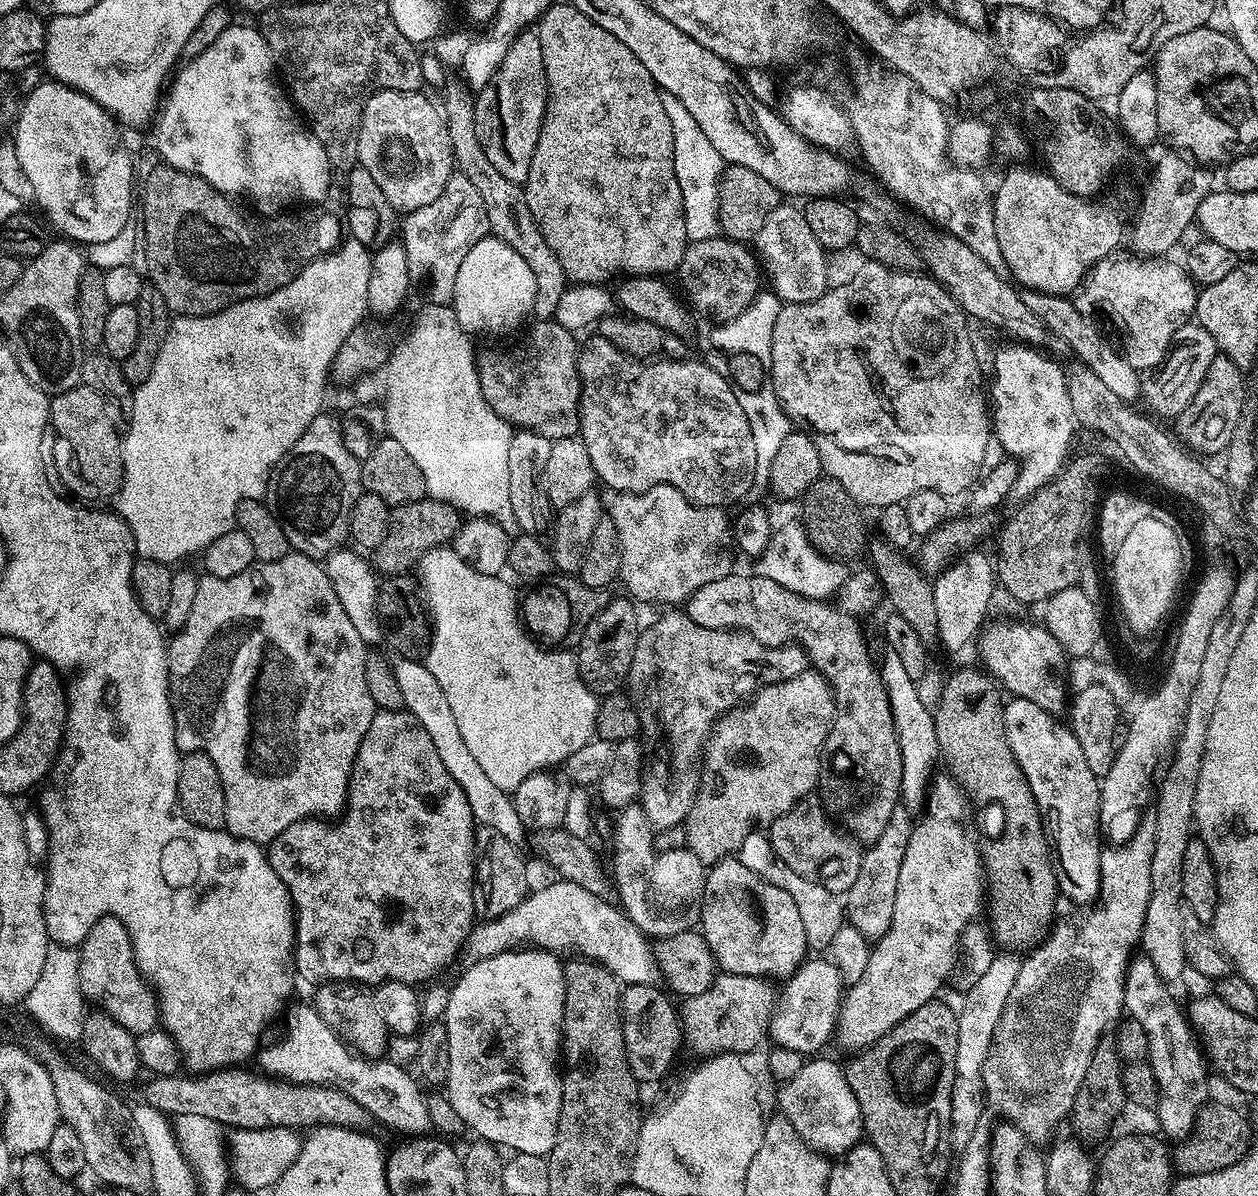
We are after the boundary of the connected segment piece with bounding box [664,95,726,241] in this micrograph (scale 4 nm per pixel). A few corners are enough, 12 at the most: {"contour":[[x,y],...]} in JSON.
{"contour":[[664,96],[674,130],[689,241],[720,230],[726,162],[678,98]]}

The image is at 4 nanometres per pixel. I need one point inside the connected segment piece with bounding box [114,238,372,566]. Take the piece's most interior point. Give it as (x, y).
(229, 395)

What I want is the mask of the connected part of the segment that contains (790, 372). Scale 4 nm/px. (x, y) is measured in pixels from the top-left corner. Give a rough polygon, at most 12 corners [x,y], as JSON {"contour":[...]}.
{"contour":[[876,260],[774,322],[779,402],[873,510],[955,498],[990,444],[956,299]]}

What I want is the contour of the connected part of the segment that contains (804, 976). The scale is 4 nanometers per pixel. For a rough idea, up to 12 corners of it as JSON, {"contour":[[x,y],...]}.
{"contour":[[805,959],[779,989],[768,1036],[816,1054],[833,1039],[846,985]]}

